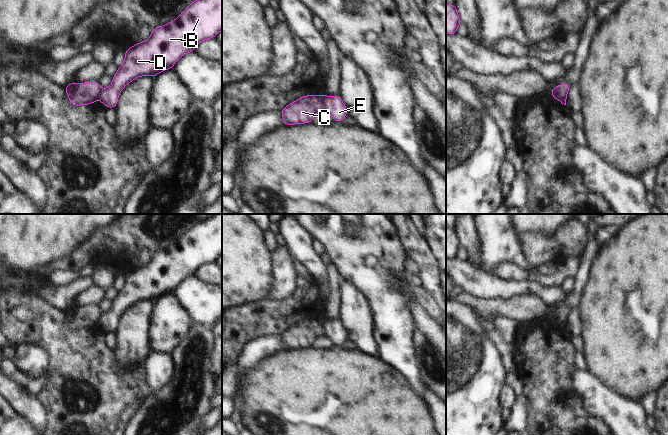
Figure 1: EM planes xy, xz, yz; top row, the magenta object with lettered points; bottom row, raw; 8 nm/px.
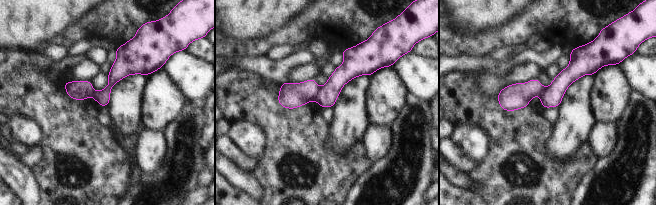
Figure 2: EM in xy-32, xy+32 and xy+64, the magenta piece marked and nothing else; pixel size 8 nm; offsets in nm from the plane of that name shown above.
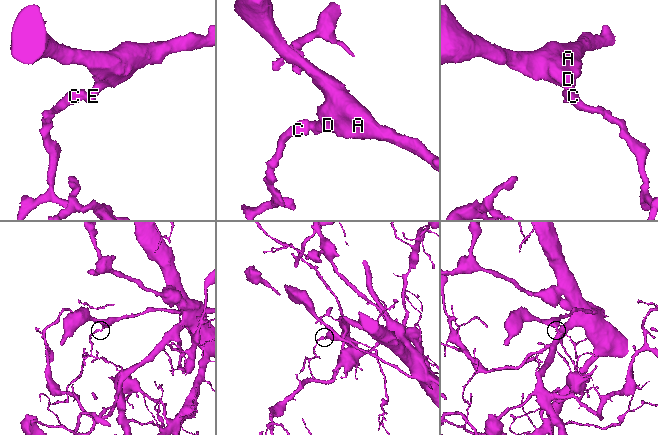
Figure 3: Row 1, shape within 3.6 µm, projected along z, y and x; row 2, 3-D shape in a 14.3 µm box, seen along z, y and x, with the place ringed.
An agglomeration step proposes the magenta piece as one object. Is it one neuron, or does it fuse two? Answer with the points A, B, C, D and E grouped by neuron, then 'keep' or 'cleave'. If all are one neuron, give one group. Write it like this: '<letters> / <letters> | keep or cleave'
A B D E / C | cleave

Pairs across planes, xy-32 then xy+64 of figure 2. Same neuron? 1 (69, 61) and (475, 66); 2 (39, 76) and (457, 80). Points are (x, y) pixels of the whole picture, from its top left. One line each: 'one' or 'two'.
1: one
2: one

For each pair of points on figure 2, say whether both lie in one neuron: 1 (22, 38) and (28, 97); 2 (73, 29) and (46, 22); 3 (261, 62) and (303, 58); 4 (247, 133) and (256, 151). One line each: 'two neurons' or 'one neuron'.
1: two neurons
2: two neurons
3: one neuron
4: one neuron

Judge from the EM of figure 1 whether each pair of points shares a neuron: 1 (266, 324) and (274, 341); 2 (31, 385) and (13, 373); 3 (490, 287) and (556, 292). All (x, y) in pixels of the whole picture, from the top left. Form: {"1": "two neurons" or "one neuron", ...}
{"1": "two neurons", "2": "one neuron", "3": "one neuron"}

